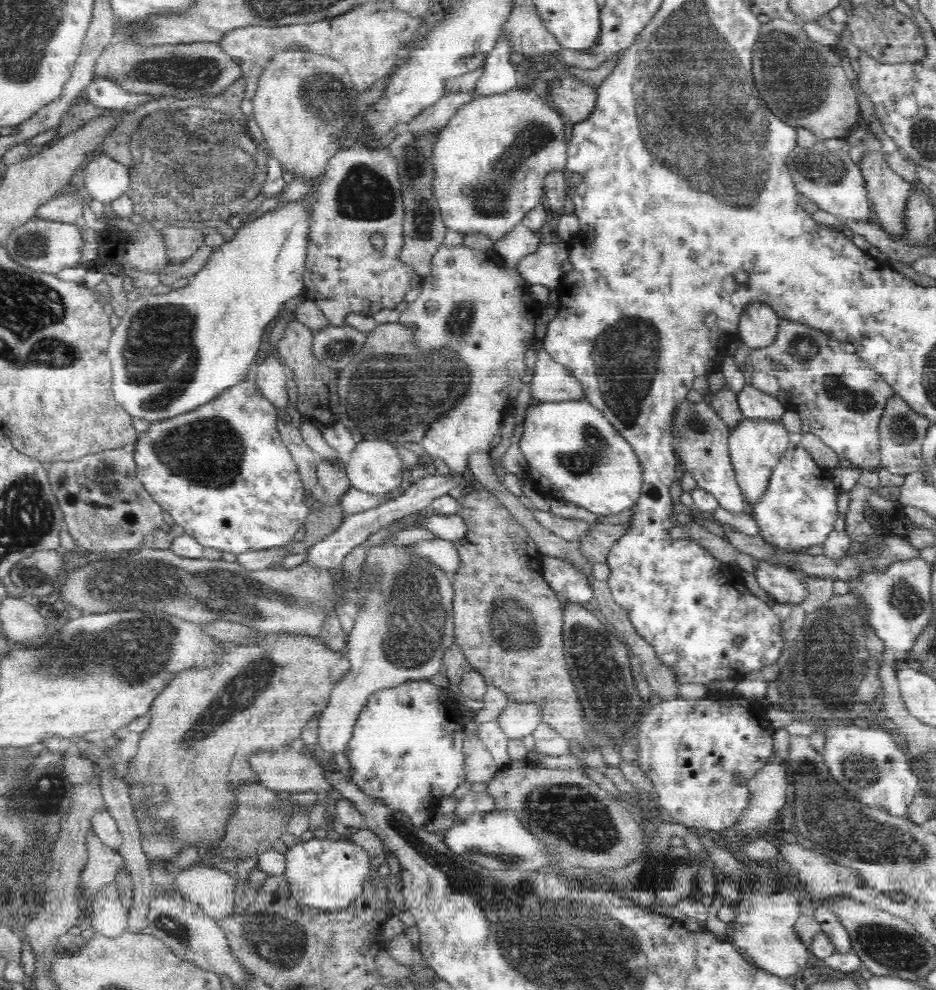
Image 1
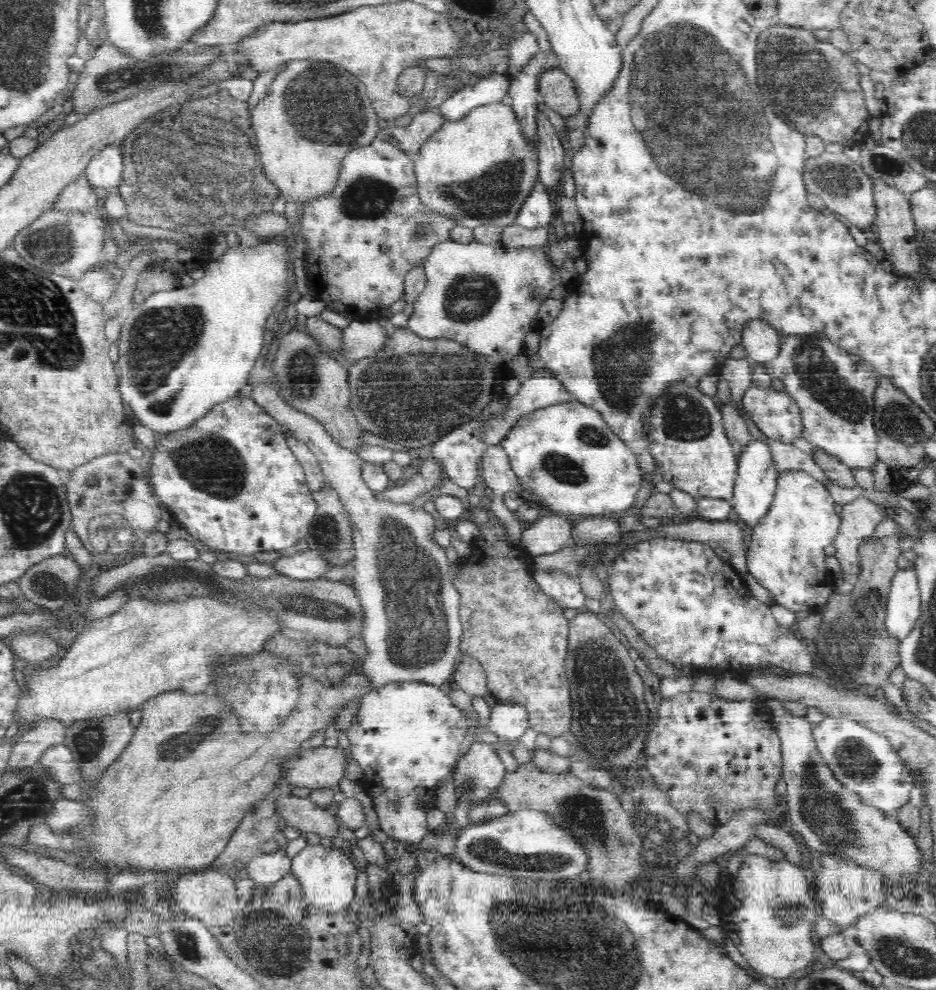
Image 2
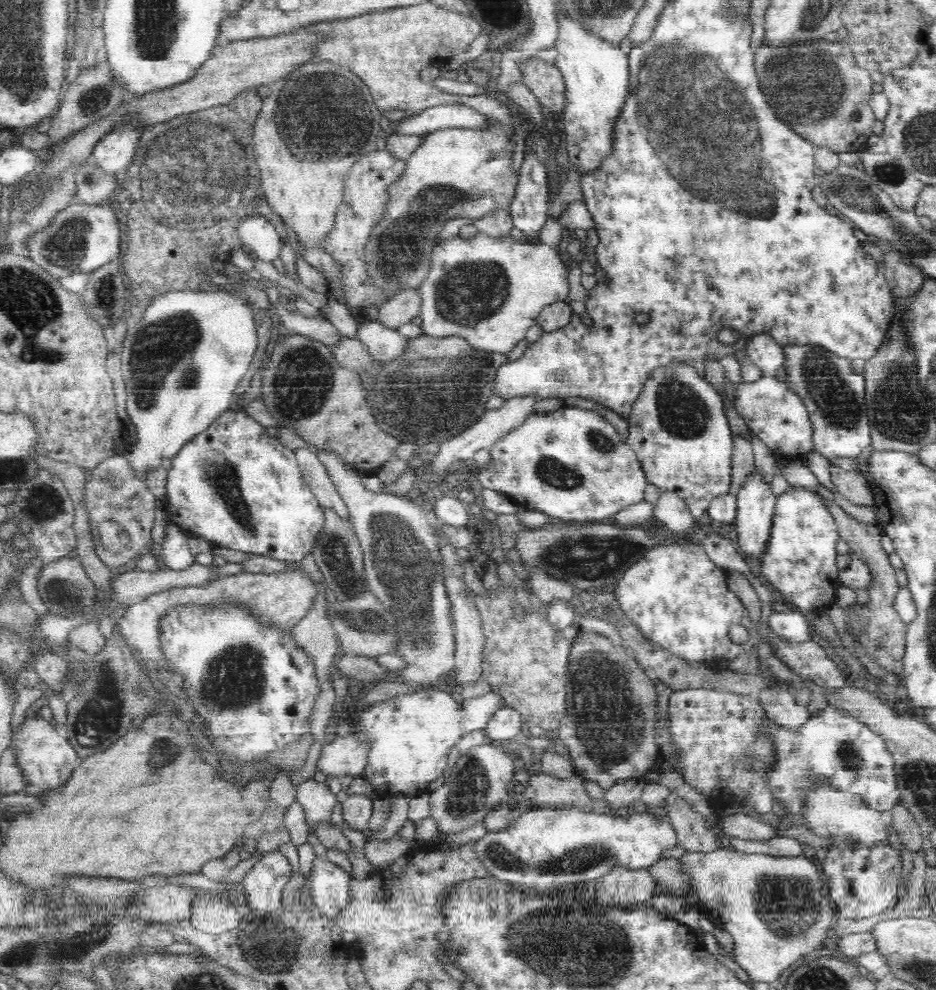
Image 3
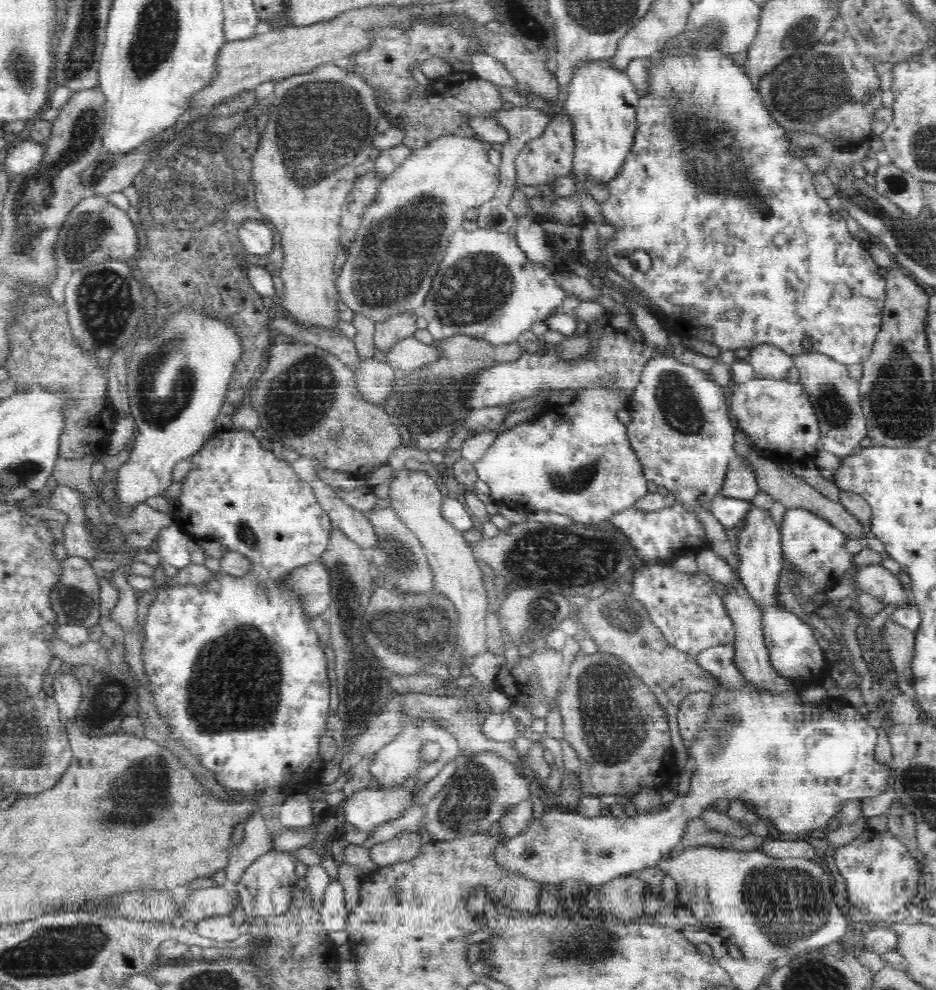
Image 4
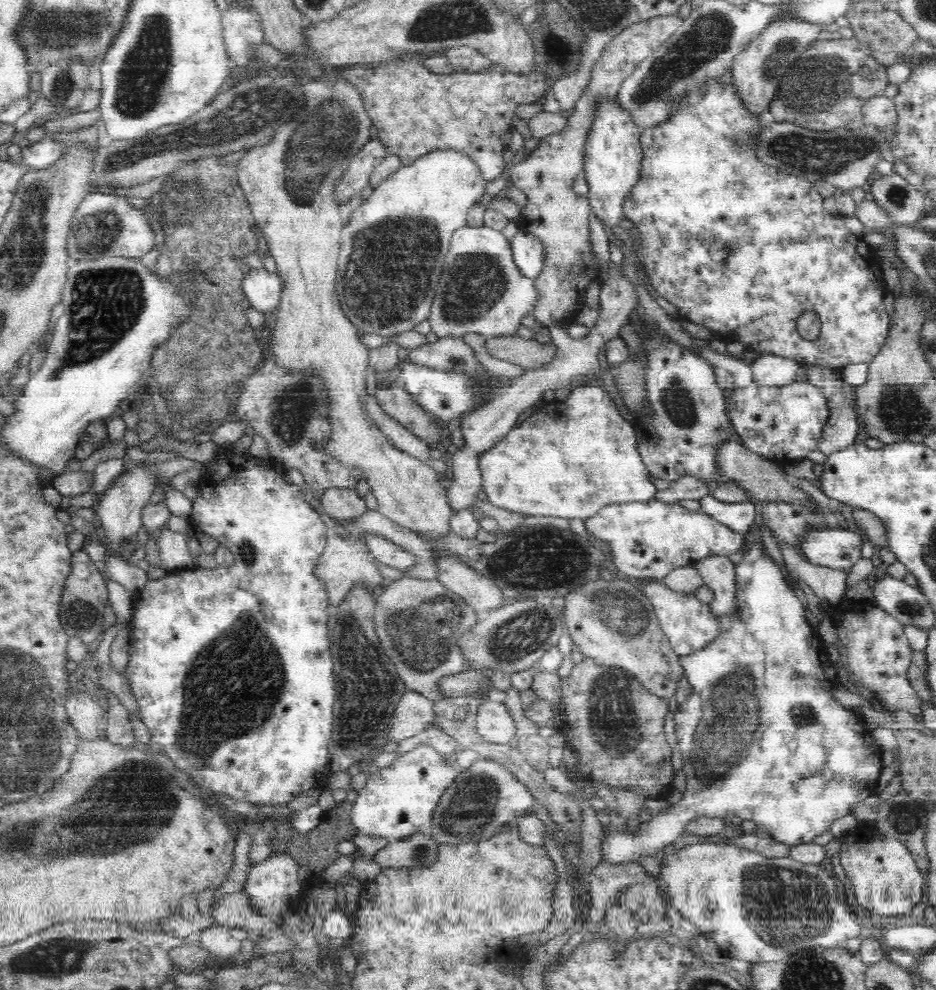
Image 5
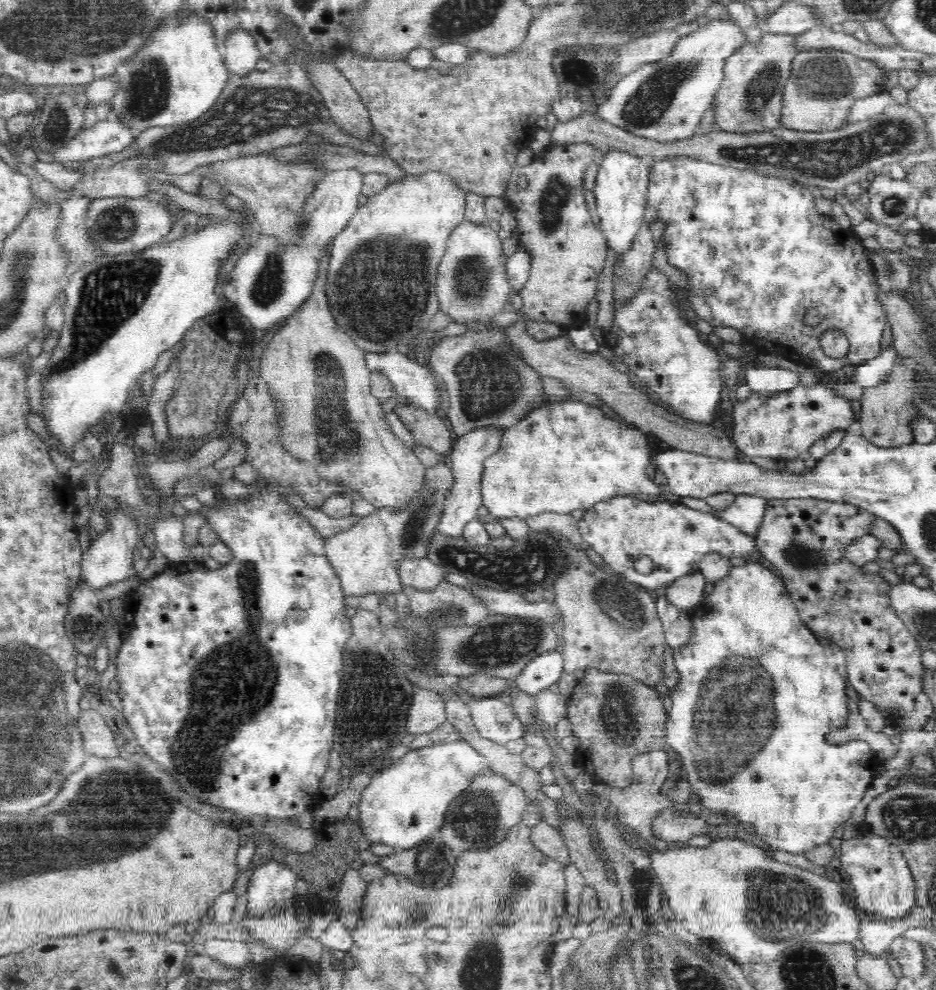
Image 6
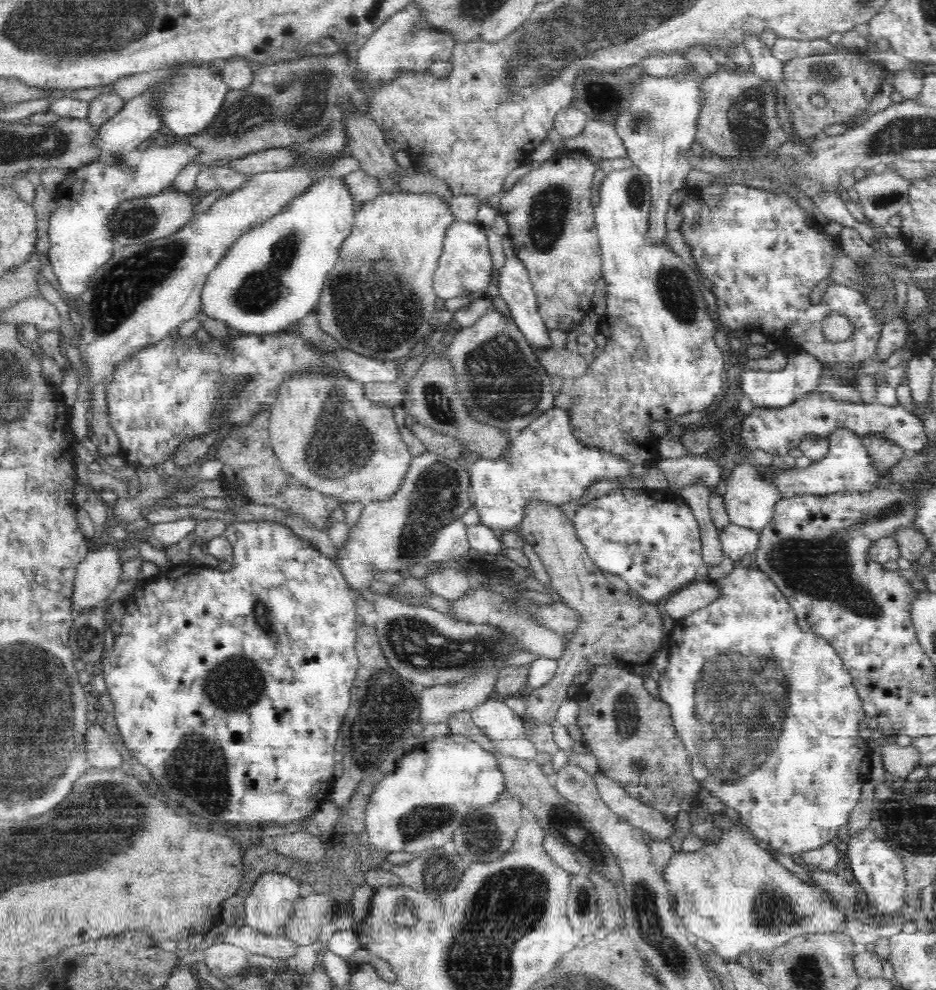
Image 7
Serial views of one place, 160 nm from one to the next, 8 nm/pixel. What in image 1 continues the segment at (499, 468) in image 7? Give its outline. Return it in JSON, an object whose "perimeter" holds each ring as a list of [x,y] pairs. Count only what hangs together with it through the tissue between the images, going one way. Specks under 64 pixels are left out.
{"perimeter":[[[584,398],[564,402],[546,402],[528,408],[522,422],[522,435],[518,448],[528,466],[529,483],[550,499],[580,505],[590,512],[610,516],[634,507],[638,502],[643,484],[642,469],[634,449],[620,433],[606,421]]]}

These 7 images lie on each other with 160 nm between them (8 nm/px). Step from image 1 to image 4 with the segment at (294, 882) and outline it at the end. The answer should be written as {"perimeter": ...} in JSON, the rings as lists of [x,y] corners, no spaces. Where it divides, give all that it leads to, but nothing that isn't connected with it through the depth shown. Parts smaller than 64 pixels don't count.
{"perimeter":[[[338,881],[331,882],[325,891],[324,906],[319,911],[324,930],[328,932],[346,930],[349,914],[345,906],[343,887]]]}

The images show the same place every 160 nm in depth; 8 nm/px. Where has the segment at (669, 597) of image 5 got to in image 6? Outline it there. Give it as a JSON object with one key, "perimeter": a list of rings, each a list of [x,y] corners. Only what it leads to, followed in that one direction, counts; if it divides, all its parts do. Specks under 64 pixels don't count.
{"perimeter":[[[664,596],[657,600],[656,608],[662,622],[667,646],[671,646],[673,649],[682,646],[690,636],[692,625],[689,612],[680,611],[680,609],[670,605]]]}

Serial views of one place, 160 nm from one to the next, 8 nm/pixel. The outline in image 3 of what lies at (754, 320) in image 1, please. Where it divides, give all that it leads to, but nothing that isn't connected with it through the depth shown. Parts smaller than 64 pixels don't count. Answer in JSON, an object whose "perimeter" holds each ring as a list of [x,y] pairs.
{"perimeter":[[[758,335],[758,338],[750,340],[750,344],[745,349],[750,357],[750,364],[754,364],[763,376],[775,377],[777,370],[786,366],[783,347],[771,336]]]}

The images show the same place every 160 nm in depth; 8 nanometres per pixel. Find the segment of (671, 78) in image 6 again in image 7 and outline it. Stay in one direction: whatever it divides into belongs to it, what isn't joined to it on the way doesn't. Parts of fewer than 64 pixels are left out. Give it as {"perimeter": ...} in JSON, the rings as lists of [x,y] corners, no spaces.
{"perimeter":[[[646,77],[631,100],[631,108],[620,115],[615,122],[615,131],[621,138],[626,156],[633,160],[634,166],[649,180],[651,186],[651,211],[649,234],[663,236],[667,232],[665,225],[666,212],[670,207],[670,196],[677,190],[686,188],[686,178],[694,168],[691,163],[690,151],[695,142],[696,120],[698,120],[698,88],[692,79],[676,79]]]}

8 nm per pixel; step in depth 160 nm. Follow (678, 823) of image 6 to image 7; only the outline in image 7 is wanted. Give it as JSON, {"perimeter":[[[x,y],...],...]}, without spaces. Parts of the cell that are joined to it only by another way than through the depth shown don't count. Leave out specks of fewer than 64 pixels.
{"perimeter":[[[602,772],[595,774],[595,781],[602,800],[622,820],[641,829],[651,840],[668,841],[674,827],[660,811],[647,805],[643,799],[632,796],[631,790],[620,786]]]}

